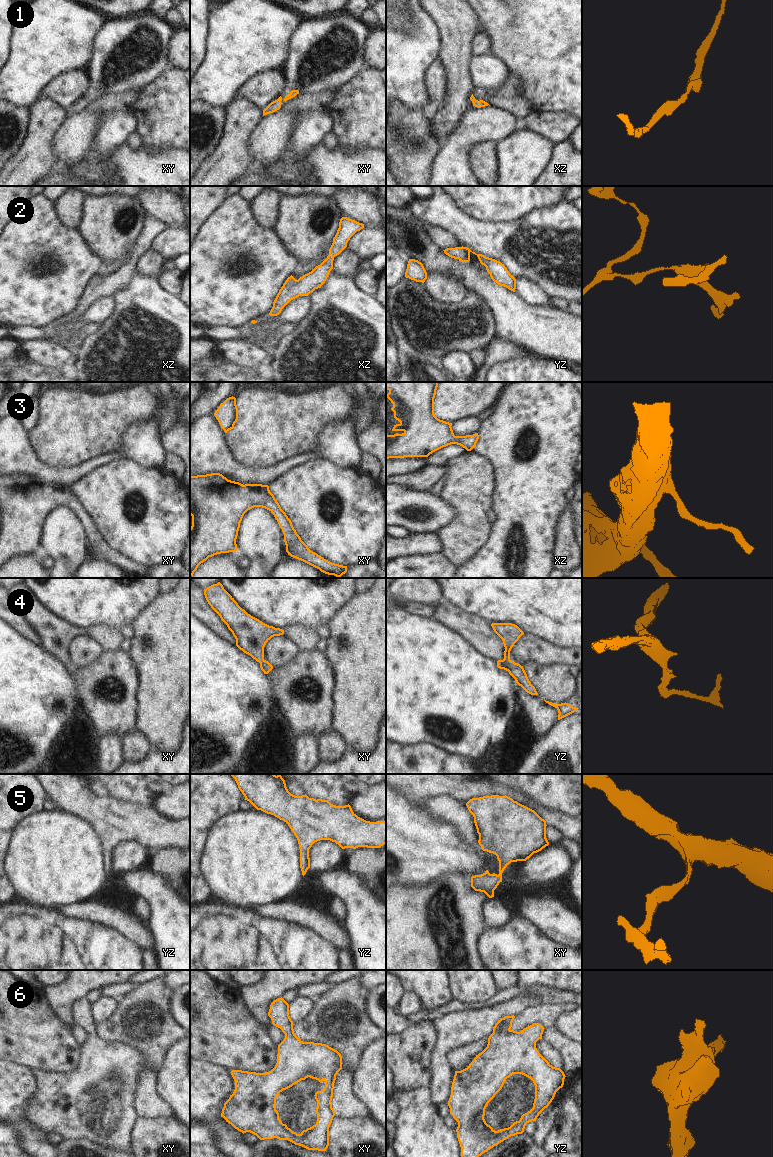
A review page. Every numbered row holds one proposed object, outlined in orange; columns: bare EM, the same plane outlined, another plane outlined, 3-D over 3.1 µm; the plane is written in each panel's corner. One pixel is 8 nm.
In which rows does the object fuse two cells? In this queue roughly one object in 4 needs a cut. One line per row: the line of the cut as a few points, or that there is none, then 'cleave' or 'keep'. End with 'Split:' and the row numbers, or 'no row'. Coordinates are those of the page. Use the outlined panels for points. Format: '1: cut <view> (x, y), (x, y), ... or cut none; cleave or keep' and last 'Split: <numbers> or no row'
1: cut none; keep
2: cut none; keep
3: cut none; keep
4: cut none; keep
5: cut none; keep
6: cut none; keep
Split: no row

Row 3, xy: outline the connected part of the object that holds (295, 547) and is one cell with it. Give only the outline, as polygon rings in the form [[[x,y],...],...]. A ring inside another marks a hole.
[[[211,473],[197,476],[190,475],[190,515],[192,516],[192,526],[190,527],[190,577],[193,576],[198,566],[209,557],[237,551],[236,539],[240,523],[244,514],[254,507],[265,508],[274,515],[284,534],[288,555],[328,575],[341,577],[347,572],[347,566],[332,563],[308,548],[297,534],[291,520],[270,492],[268,485],[243,485],[228,480],[220,473]]]

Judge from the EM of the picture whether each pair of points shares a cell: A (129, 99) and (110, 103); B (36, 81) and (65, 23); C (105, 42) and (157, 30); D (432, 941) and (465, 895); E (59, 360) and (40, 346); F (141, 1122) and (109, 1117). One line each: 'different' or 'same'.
A: same
B: same
C: same
D: same
E: same
F: different

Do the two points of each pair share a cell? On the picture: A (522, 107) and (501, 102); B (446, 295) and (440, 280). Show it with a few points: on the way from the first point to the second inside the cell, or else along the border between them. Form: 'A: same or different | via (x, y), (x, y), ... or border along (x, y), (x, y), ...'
A: same | via (517, 106), (506, 104)
B: same | via (446, 291), (441, 284)

